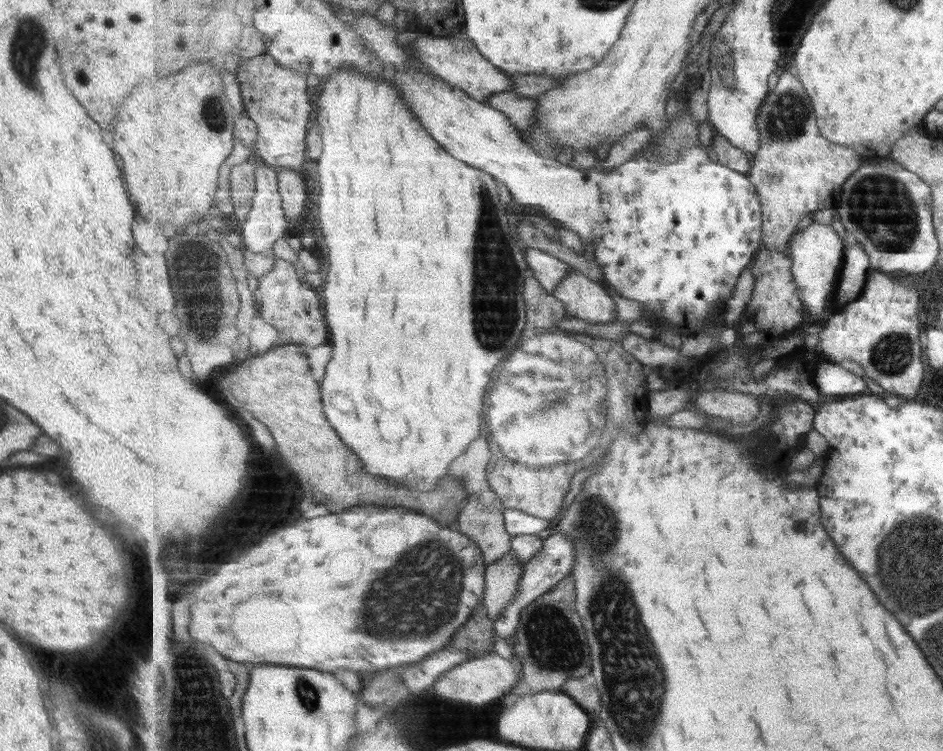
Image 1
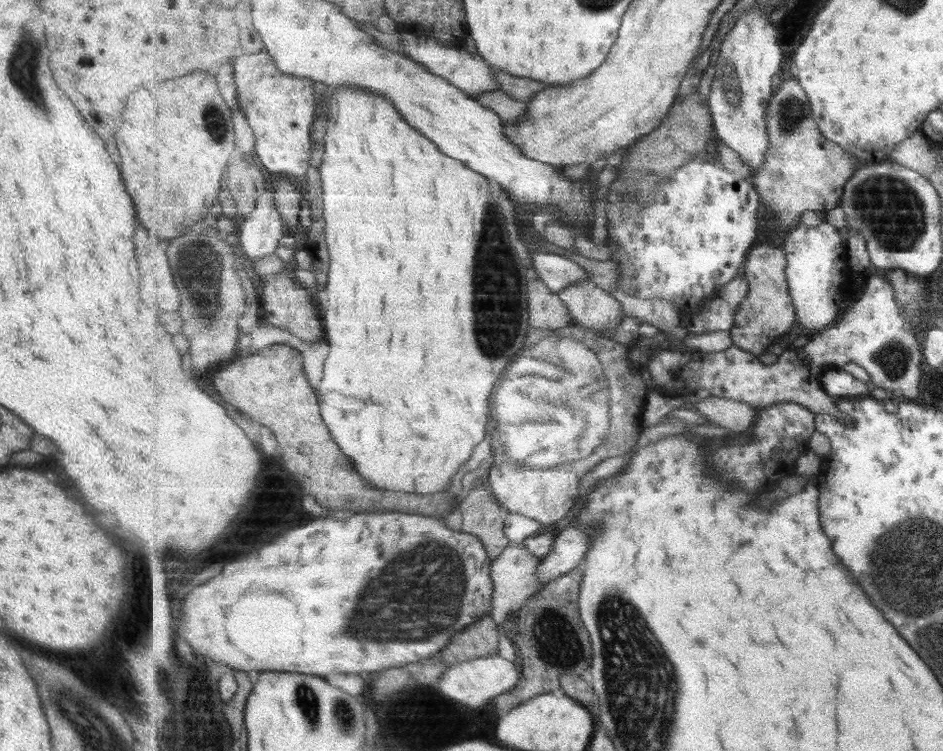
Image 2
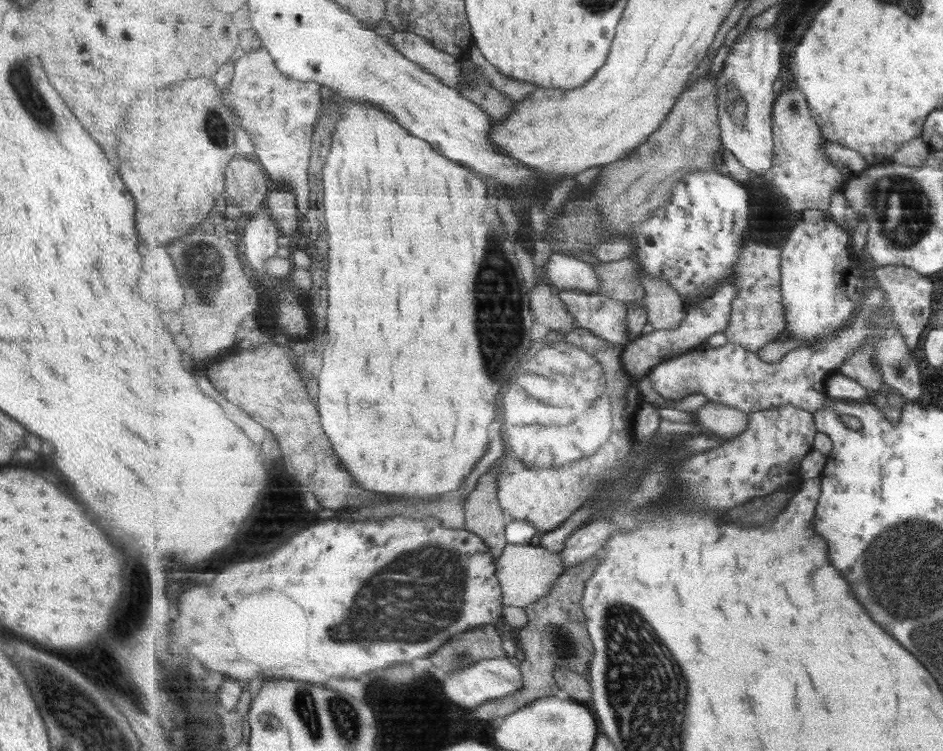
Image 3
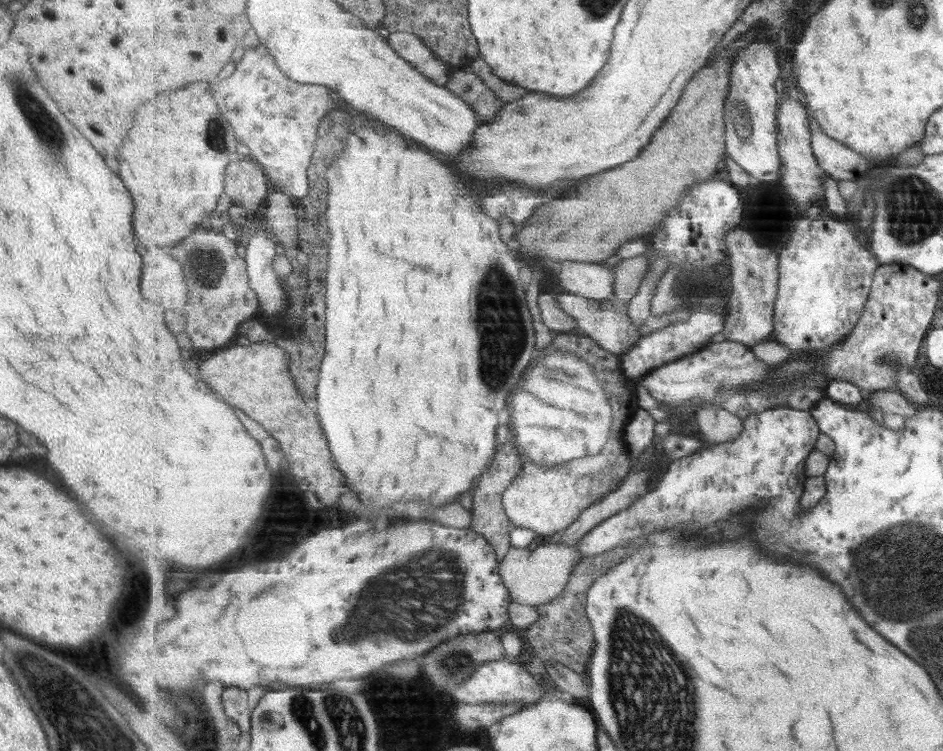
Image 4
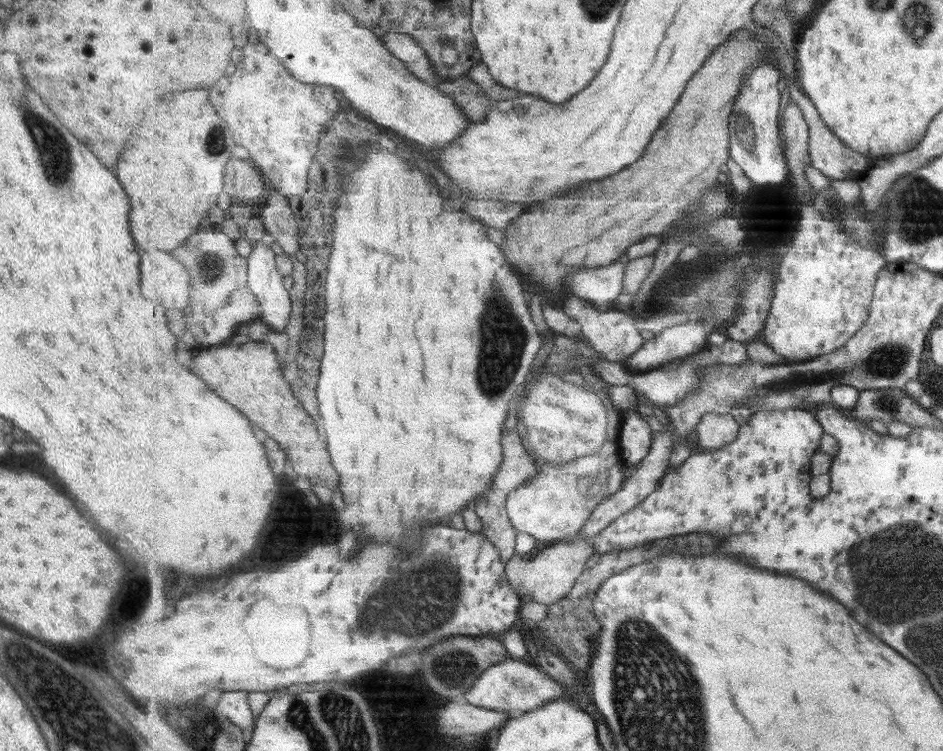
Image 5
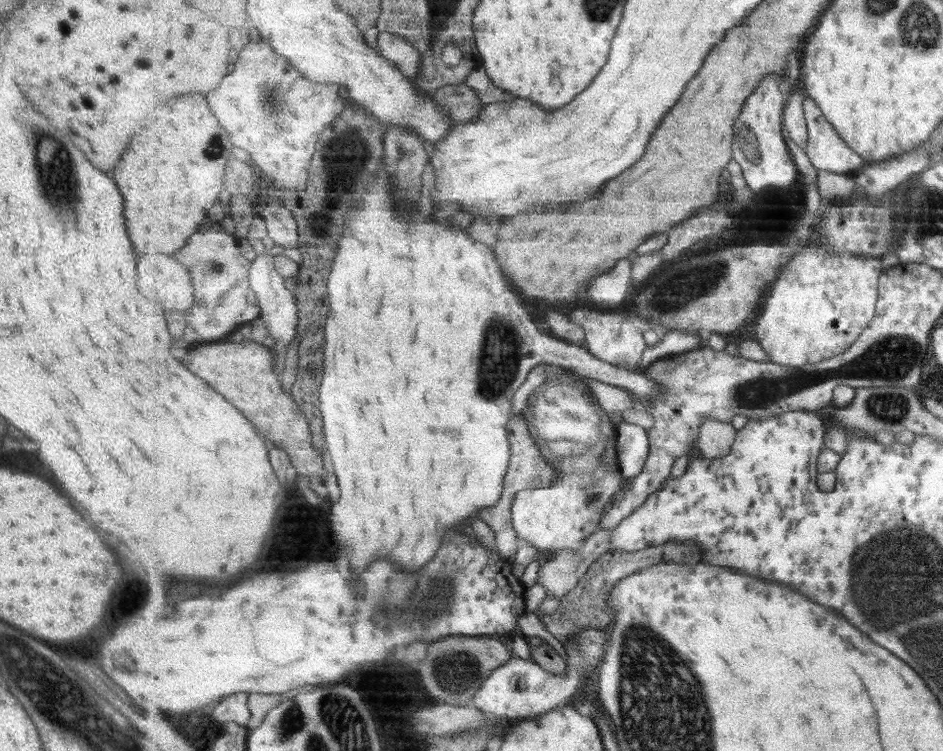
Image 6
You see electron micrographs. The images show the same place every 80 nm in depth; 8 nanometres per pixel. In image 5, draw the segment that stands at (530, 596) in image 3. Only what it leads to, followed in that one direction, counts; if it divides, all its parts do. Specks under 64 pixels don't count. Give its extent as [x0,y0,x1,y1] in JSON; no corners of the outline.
[506,539,596,606]

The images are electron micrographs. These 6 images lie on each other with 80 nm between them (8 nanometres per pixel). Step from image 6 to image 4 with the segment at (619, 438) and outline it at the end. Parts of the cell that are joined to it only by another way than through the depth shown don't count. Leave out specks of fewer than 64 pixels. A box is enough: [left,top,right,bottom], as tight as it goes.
[624,409,656,457]

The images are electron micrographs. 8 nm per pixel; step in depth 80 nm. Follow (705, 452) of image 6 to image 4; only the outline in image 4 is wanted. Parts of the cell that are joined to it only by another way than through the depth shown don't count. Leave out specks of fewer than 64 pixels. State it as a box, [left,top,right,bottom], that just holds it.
[696,406,745,445]

